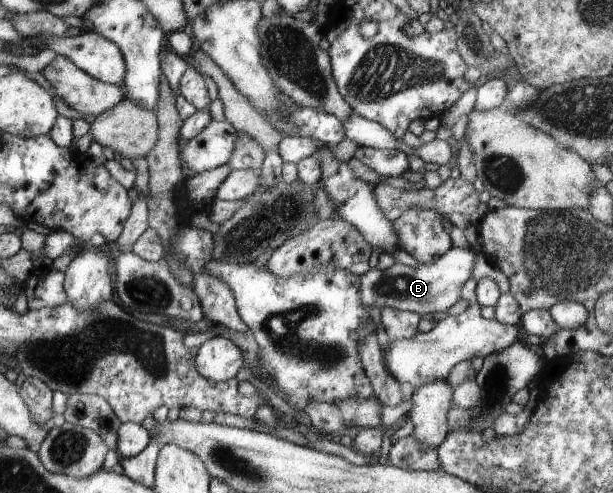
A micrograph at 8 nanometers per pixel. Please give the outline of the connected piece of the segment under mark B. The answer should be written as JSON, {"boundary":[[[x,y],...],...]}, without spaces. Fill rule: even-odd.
{"boundary":[[[452,247],[447,253],[444,253],[440,259],[436,259],[432,264],[419,264],[418,267],[408,267],[402,263],[394,263],[389,269],[378,269],[378,267],[371,268],[362,275],[362,286],[360,287],[360,297],[366,309],[378,308],[380,310],[391,308],[396,310],[405,310],[416,313],[422,318],[432,317],[439,318],[446,315],[446,311],[458,303],[462,298],[460,291],[466,284],[466,281],[472,276],[472,269],[476,265],[476,253],[469,247]]]}

